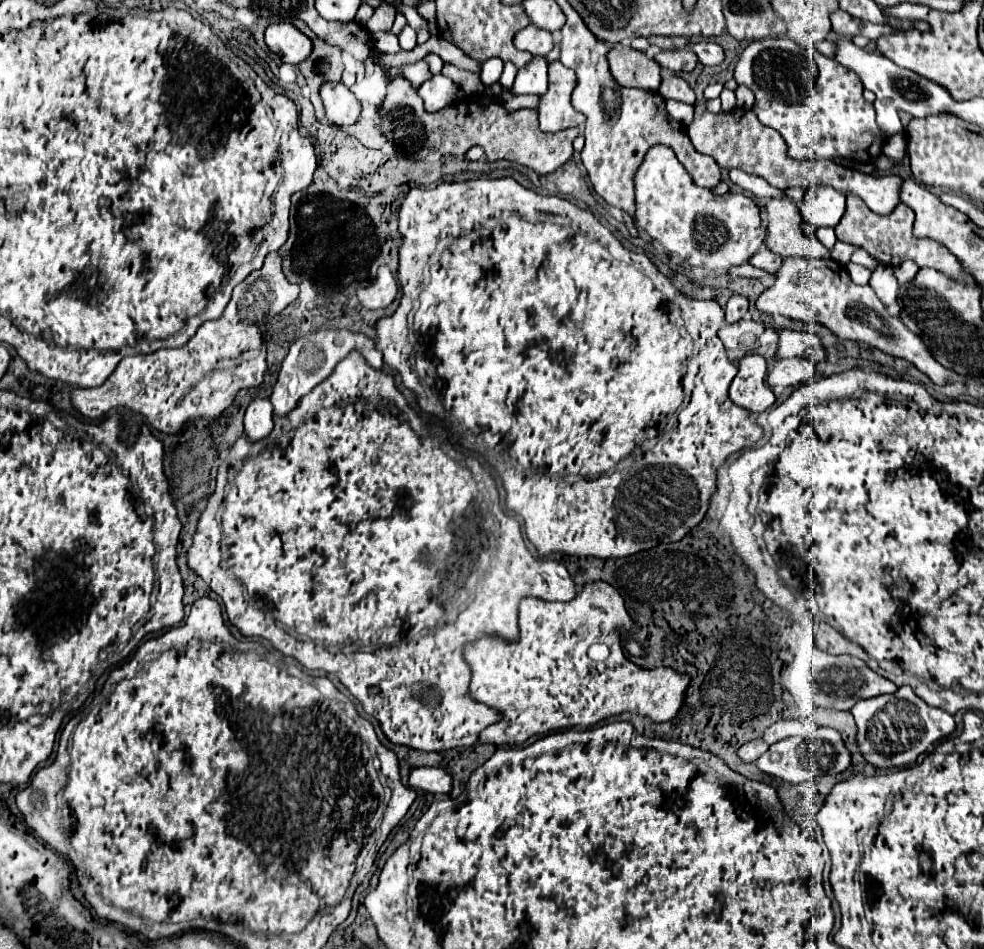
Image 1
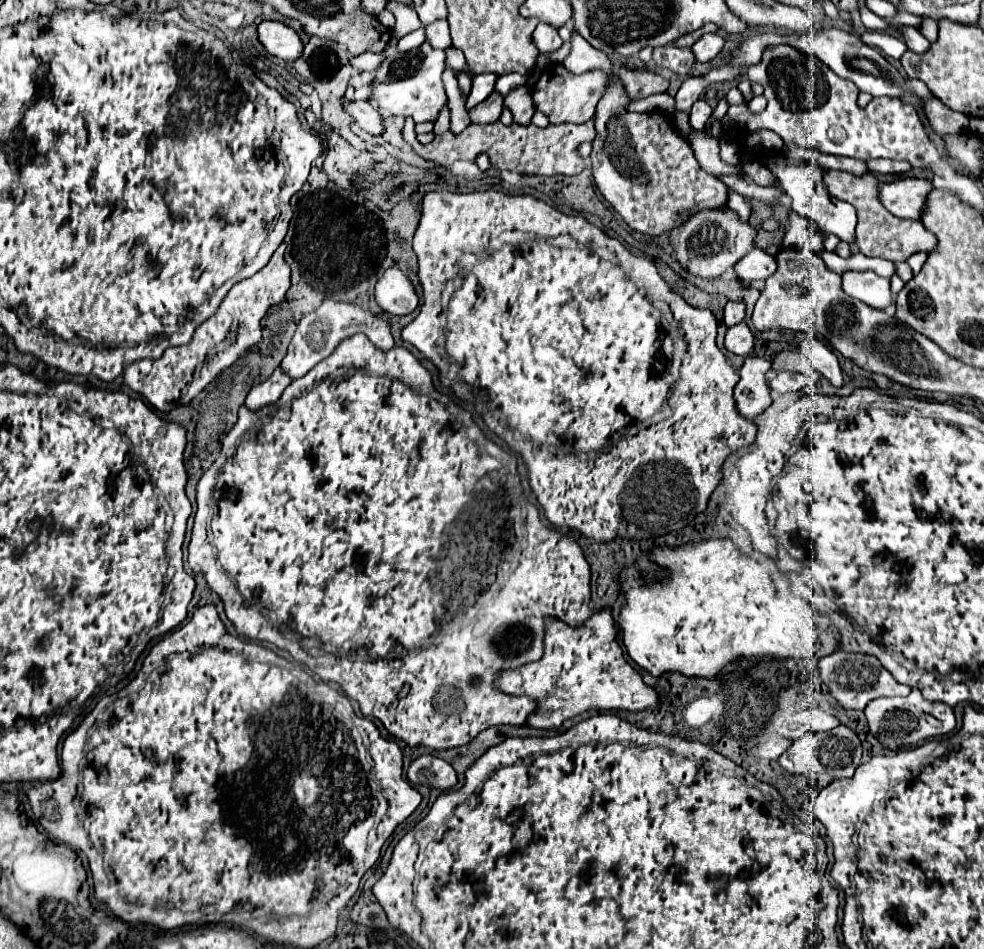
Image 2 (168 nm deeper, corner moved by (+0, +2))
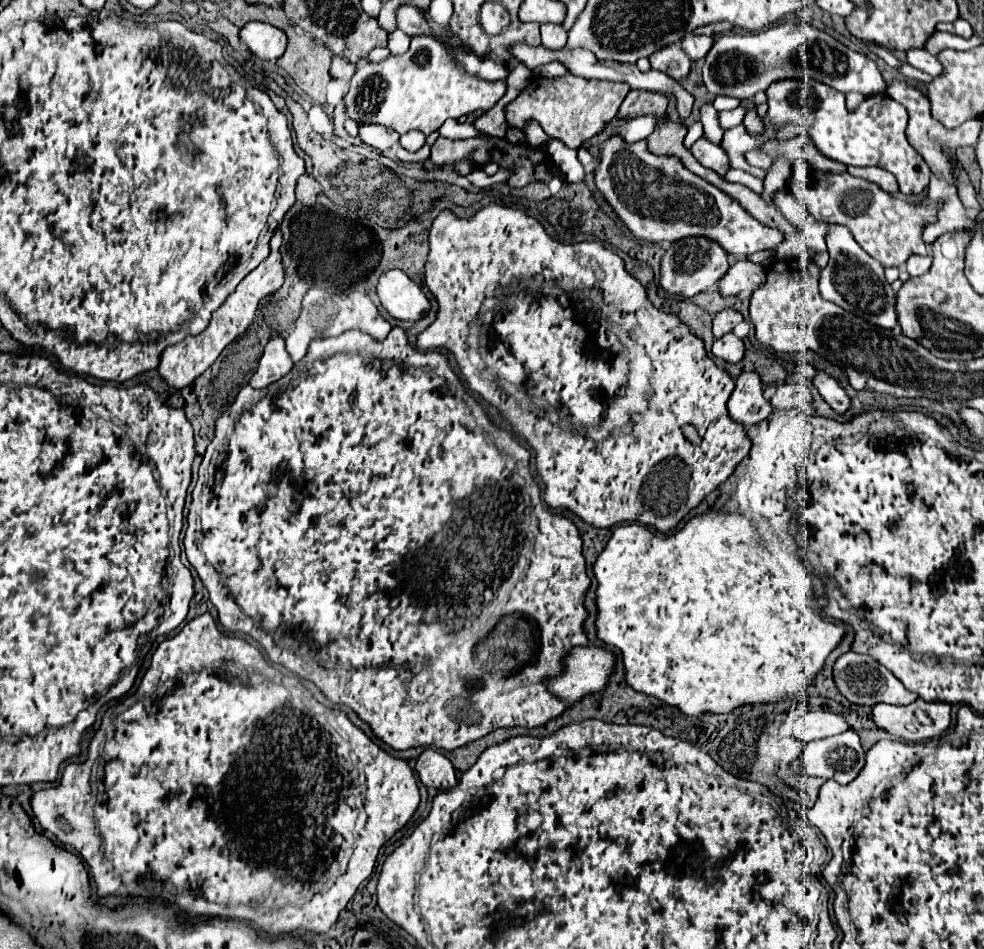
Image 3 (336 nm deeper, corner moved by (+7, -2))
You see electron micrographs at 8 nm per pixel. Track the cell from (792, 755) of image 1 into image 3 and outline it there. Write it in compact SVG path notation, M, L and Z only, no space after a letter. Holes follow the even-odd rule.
M849 729L845 733L839 733L839 735L833 735L833 737L827 737L827 739L819 739L819 741L807 743L803 753L801 753L801 757L791 763L791 769L795 773L833 779L833 781L837 781L841 785L851 783L859 775L859 771L863 767L865 767L865 751L861 747L859 735L853 729Z

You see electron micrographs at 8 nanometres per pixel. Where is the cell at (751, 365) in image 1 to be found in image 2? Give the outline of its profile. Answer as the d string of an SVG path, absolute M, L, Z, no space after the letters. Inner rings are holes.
M746 357L740 369L740 381L734 387L736 409L746 419L754 419L770 407L770 389L764 373L770 369L770 361L762 357Z

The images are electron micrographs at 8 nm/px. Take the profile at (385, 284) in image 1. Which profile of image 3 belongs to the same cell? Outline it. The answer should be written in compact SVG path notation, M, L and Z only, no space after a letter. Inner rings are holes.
M399 269L381 275L377 295L381 299L381 305L395 319L419 321L431 309L431 301L421 291L421 287Z

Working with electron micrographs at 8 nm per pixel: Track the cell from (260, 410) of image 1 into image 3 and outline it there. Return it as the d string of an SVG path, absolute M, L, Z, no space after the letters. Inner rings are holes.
M273 337L265 347L263 357L259 359L259 367L251 377L251 385L255 389L265 389L273 381L287 375L291 371L291 367L293 367L293 361L285 349L285 339Z

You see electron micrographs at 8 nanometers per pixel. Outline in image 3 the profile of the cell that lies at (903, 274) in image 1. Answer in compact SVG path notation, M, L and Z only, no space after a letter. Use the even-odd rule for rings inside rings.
M913 255L909 261L907 261L907 271L911 277L919 277L923 273L929 271L931 267L931 255L925 255L925 257L919 257L919 255Z

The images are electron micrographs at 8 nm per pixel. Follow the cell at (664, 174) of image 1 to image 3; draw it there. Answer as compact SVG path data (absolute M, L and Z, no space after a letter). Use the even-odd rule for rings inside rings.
M689 237L673 243L673 251L665 251L661 259L661 275L659 275L659 285L671 293L671 295L681 295L681 297L693 297L701 291L707 291L713 287L729 269L727 263L727 253L721 249L721 245L707 241L703 237Z

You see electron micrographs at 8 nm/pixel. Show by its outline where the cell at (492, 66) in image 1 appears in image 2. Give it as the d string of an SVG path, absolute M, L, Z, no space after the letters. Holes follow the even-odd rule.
M496 73L472 75L472 91L470 91L470 95L468 95L468 105L466 105L466 107L474 107L476 103L484 101L484 99L494 91L496 79L498 79Z

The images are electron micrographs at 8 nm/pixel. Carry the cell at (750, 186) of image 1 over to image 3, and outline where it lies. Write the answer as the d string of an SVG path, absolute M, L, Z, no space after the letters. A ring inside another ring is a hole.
M711 103L701 105L701 123L705 127L705 133L709 133L709 141L719 145L723 137L723 129L719 125L719 111Z

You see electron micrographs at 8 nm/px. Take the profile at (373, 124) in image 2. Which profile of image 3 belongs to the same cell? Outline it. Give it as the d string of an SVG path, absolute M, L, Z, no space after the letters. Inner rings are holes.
M363 125L359 127L359 137L363 139L363 143L379 149L379 151L385 151L385 149L391 149L399 143L399 133L395 129L389 129L389 127L377 127L377 125Z

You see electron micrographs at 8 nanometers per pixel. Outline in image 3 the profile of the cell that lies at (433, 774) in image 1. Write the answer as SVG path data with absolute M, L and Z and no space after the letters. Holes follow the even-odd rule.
M425 749L417 759L417 775L425 787L451 789L457 785L453 763L435 749Z

